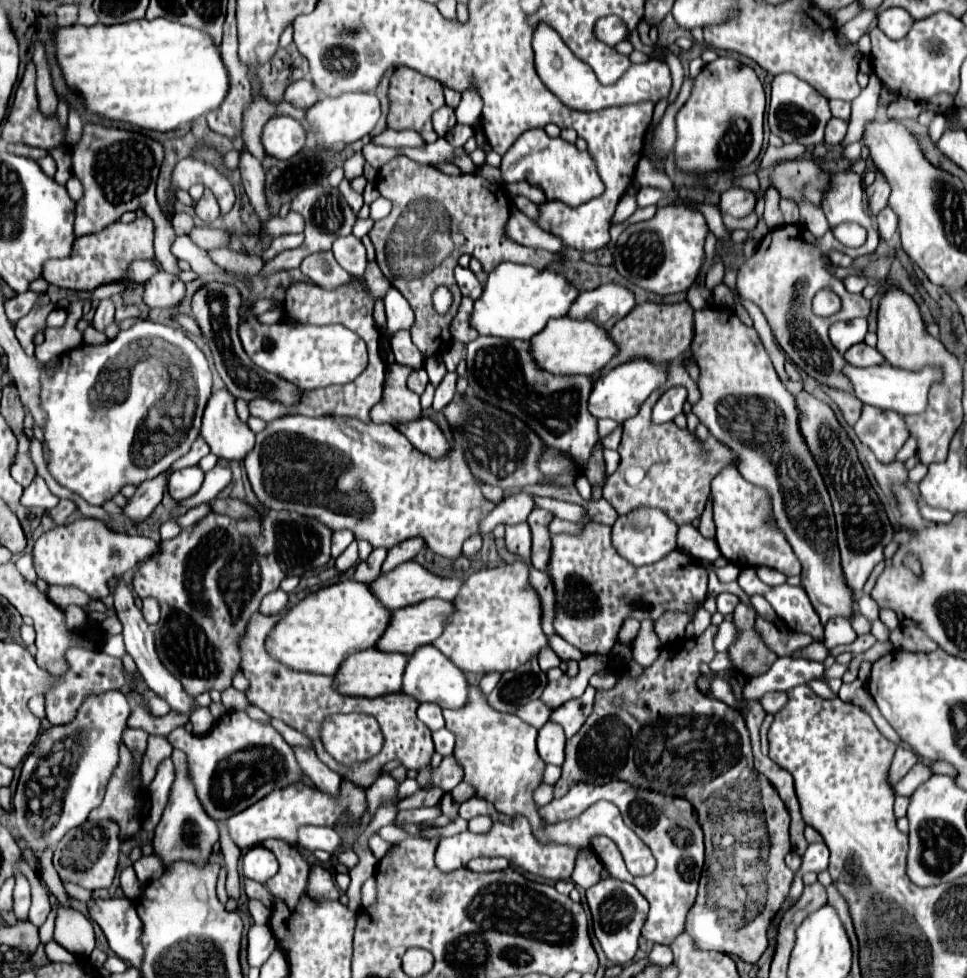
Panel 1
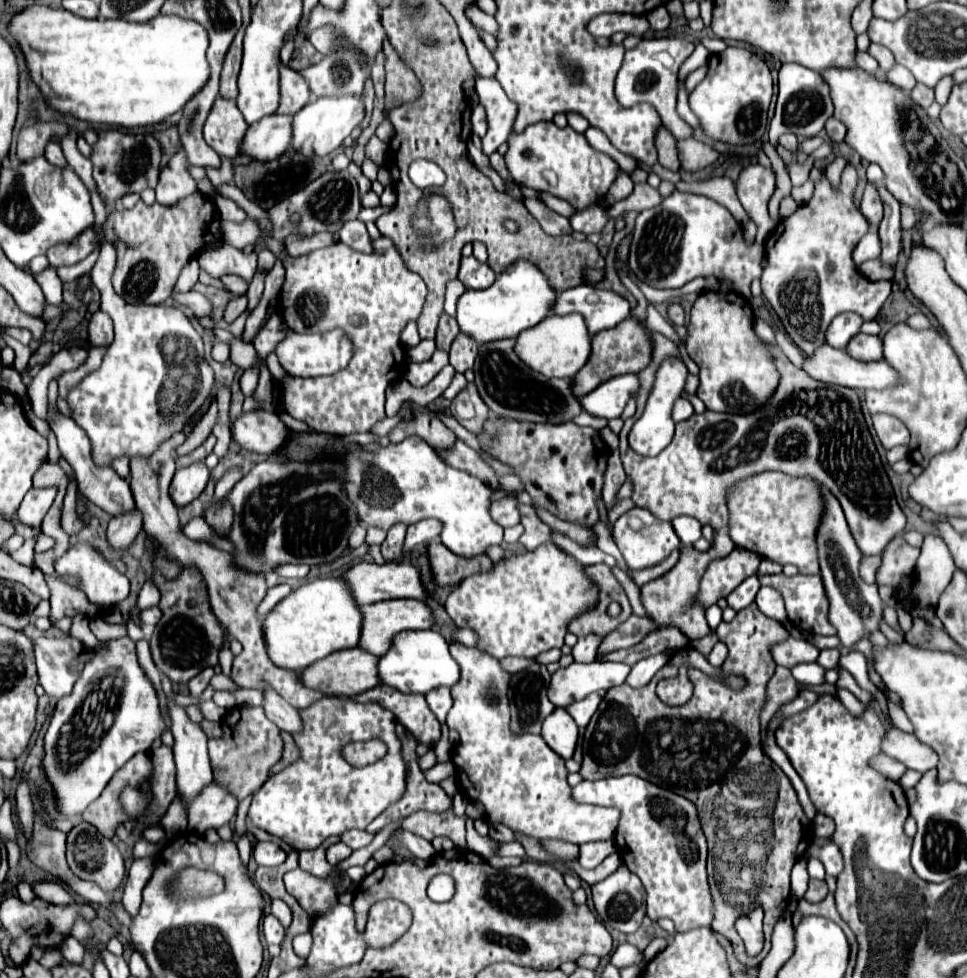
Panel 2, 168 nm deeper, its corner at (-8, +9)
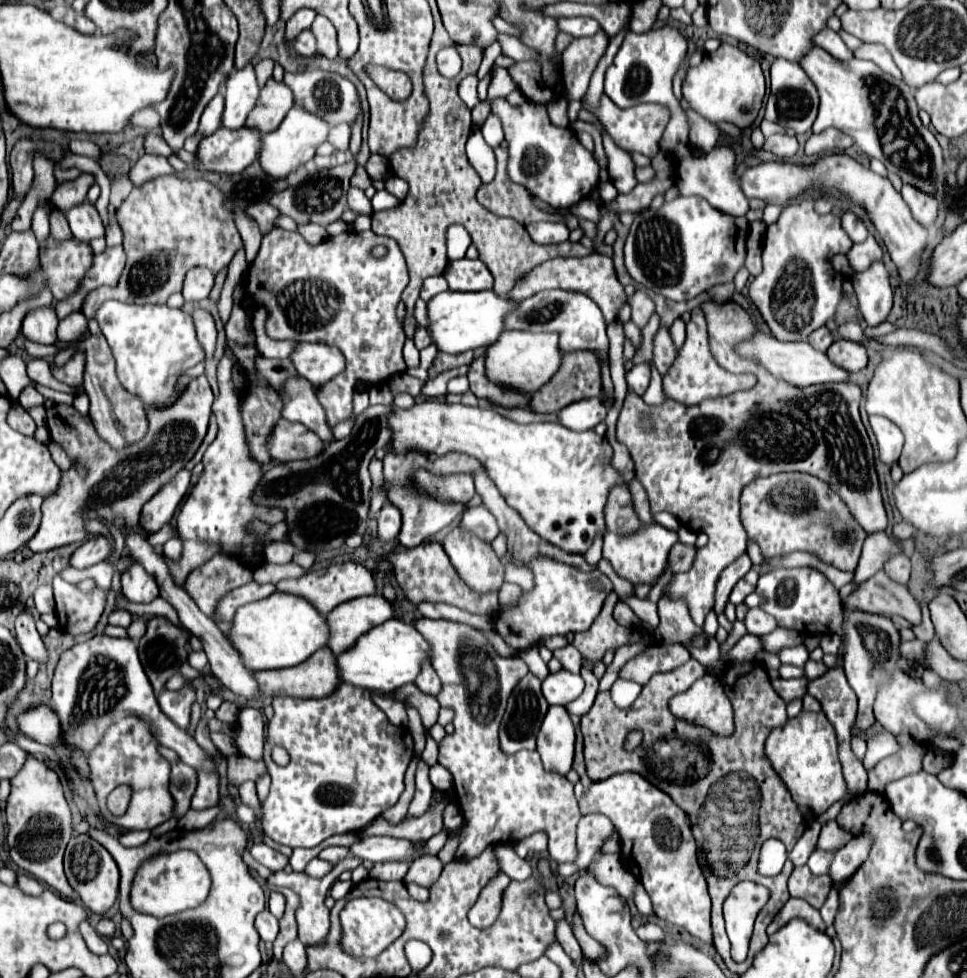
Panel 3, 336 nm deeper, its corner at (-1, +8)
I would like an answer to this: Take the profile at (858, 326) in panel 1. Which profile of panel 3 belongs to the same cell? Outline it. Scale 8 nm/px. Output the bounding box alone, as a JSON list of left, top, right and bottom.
[807,327,833,351]

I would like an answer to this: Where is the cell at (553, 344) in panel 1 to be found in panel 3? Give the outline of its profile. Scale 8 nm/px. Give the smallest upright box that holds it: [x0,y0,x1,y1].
[485,331,561,395]

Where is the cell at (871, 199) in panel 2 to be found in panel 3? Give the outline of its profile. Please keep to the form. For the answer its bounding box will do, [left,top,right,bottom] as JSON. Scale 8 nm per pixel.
[841,211,869,243]

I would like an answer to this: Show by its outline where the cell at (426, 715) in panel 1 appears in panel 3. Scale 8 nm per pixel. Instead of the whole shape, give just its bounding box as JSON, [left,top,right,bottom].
[415,663,441,695]

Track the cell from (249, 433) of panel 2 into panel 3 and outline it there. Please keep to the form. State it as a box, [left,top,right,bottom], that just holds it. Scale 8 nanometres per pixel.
[267,419,325,463]

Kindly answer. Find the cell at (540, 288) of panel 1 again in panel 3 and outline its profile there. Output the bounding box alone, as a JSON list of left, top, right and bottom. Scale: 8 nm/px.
[427,291,517,353]

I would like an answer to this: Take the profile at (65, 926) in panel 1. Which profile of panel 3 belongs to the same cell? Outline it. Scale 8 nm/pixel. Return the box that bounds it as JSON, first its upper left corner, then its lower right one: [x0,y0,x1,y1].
[17,875,45,895]

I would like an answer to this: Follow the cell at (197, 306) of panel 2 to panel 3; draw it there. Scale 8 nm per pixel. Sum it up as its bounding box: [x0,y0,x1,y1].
[193,309,217,357]

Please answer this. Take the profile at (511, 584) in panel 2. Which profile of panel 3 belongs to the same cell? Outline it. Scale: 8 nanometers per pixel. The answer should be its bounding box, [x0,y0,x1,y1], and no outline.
[495,557,613,651]

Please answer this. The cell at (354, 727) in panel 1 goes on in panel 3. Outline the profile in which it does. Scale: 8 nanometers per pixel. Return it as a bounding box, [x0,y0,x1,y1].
[263,683,413,847]

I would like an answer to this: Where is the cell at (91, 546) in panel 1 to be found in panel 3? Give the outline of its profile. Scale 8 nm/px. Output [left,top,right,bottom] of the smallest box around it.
[53,575,105,635]

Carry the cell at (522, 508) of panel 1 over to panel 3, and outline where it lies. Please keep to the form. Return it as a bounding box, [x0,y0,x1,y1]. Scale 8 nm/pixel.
[459,505,499,543]

